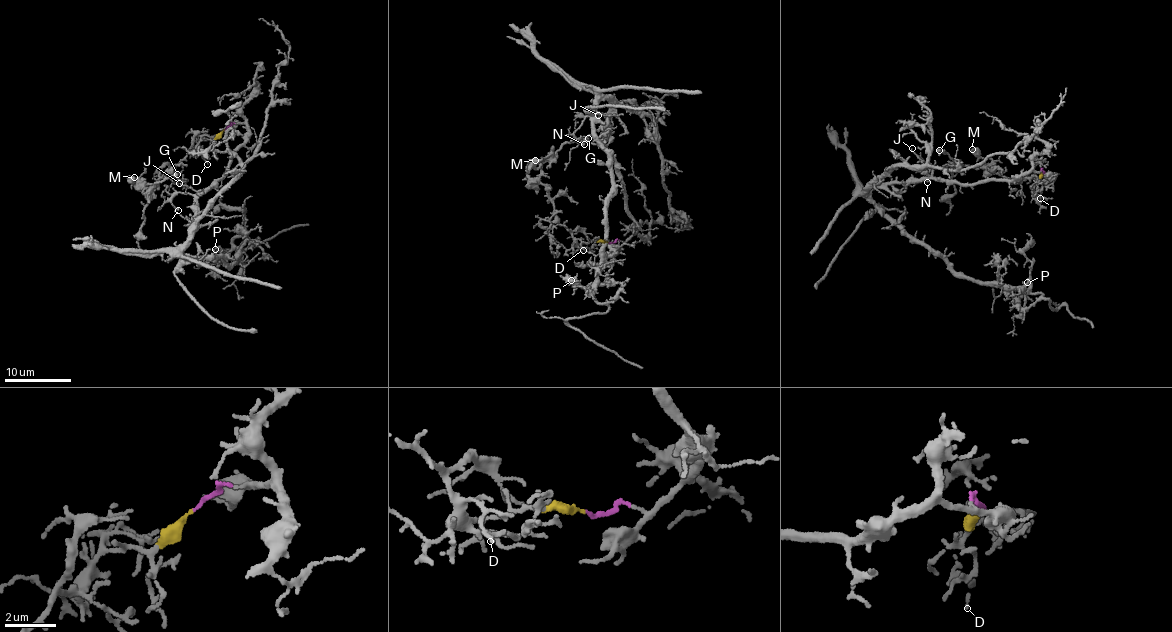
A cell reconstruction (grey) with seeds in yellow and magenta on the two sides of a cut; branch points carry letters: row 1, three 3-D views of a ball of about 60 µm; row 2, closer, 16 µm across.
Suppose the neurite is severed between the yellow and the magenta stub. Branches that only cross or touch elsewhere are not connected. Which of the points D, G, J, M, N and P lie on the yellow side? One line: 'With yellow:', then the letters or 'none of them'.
With yellow: D, G, M

